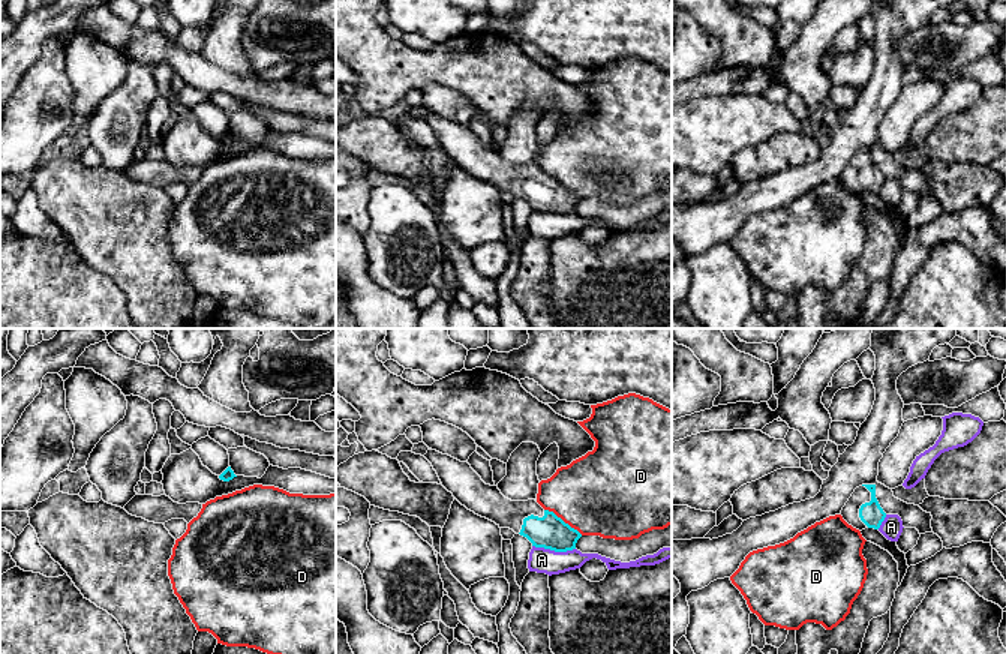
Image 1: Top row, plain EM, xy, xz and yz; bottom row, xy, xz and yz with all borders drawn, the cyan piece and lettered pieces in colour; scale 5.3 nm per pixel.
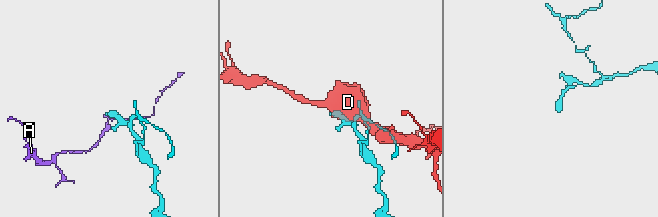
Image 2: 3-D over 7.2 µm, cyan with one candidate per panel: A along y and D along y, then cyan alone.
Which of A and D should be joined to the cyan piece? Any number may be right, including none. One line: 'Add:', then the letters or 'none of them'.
Add: none of them

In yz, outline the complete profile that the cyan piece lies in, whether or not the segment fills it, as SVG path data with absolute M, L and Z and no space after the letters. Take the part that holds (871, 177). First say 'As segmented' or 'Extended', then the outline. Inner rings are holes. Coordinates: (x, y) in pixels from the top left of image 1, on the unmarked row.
Extended. M862 148L856 152L843 171L841 180L849 189L859 195L865 192L879 194L886 177L876 162L876 148Z

